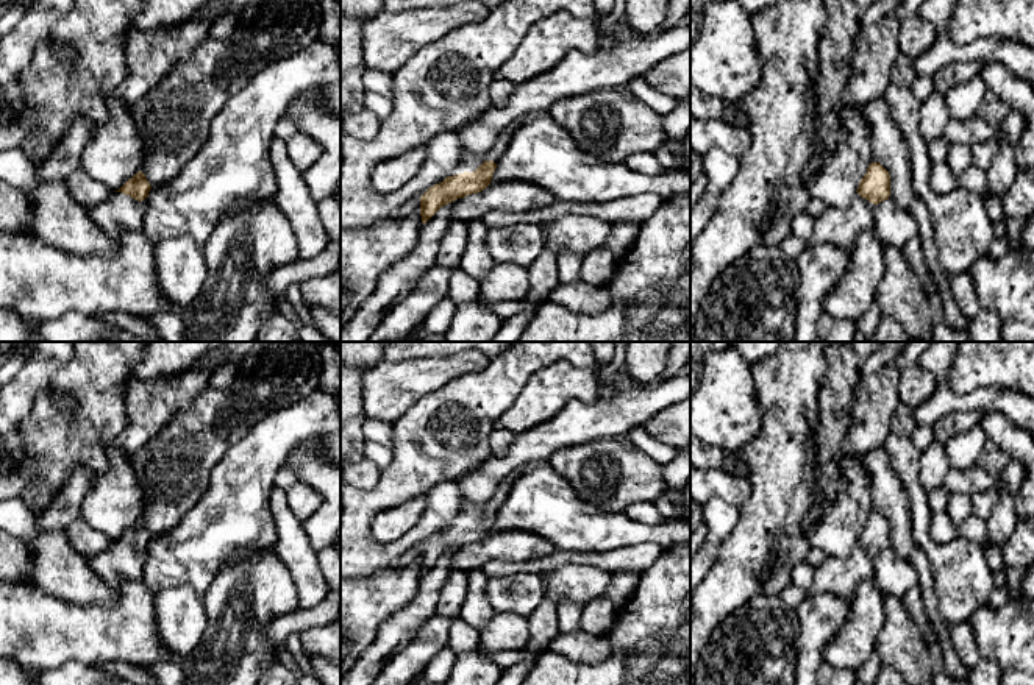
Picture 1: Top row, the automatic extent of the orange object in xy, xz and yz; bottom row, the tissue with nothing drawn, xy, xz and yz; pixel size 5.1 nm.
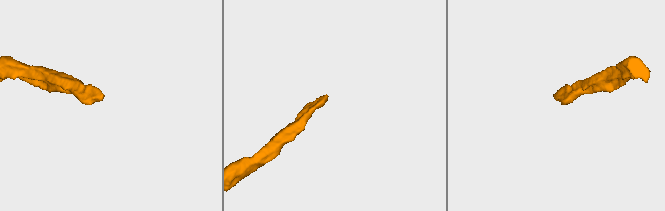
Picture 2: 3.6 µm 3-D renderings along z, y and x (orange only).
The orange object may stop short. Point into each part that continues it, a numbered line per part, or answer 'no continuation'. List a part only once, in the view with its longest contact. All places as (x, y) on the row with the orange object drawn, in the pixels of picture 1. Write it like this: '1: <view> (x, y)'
1: xz (467, 163)

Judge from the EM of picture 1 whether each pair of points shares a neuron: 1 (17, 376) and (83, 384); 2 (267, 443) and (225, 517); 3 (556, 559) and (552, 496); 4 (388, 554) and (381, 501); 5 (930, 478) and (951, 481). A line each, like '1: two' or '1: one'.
1: two
2: one
3: two
4: one
5: two

